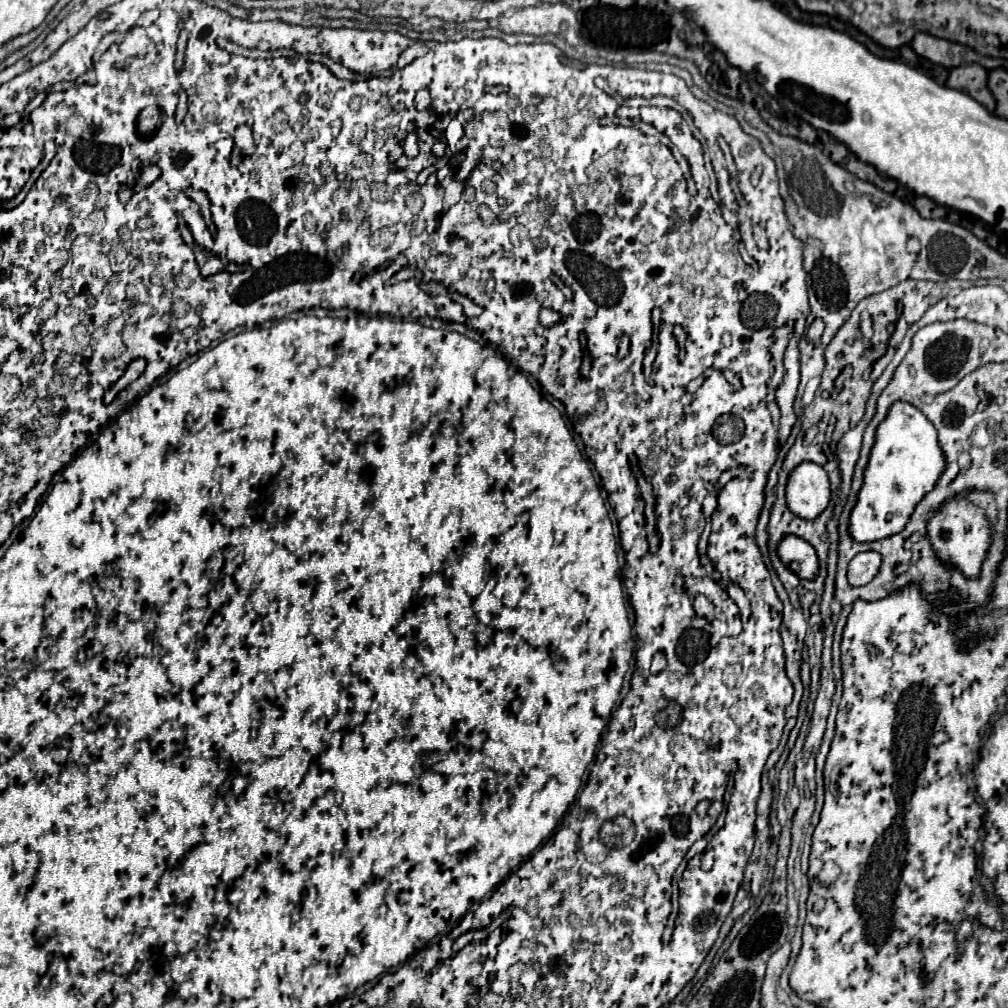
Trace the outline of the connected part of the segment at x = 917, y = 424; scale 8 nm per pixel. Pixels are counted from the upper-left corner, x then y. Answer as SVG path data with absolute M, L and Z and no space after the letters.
M896 401L896 405L888 409L888 417L884 417L884 421L876 427L874 439L876 441L864 469L864 483L848 519L848 533L860 543L900 533L916 503L936 485L944 471L944 453L938 447L936 429L914 405Z

